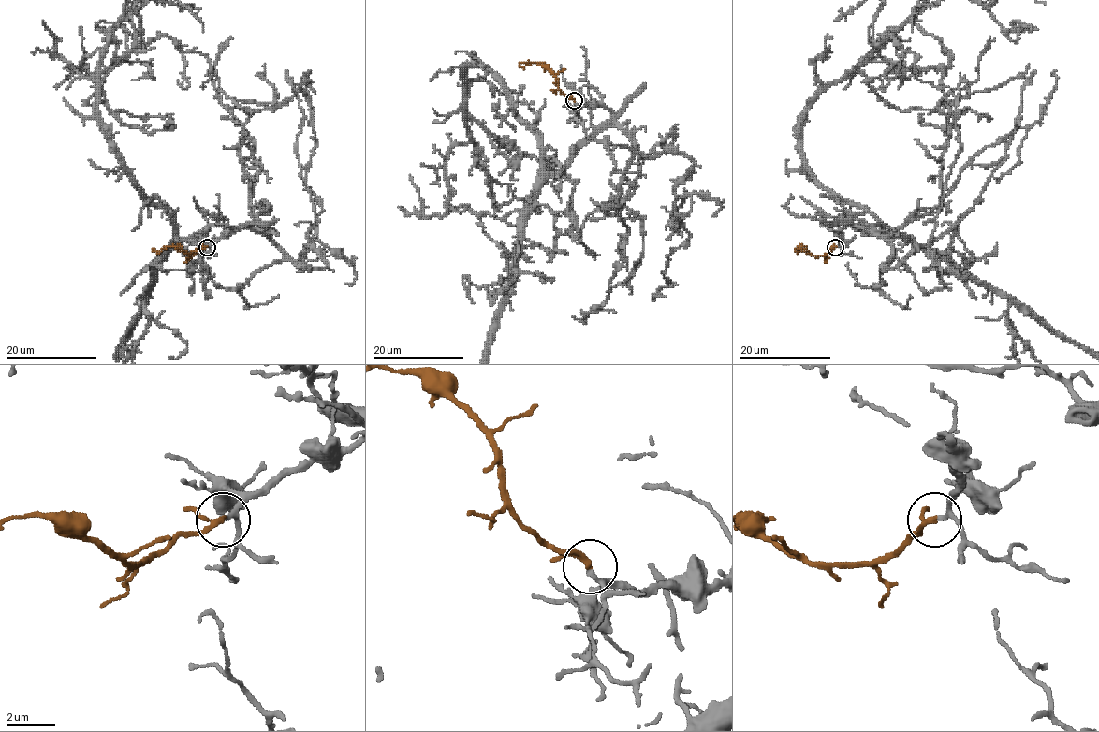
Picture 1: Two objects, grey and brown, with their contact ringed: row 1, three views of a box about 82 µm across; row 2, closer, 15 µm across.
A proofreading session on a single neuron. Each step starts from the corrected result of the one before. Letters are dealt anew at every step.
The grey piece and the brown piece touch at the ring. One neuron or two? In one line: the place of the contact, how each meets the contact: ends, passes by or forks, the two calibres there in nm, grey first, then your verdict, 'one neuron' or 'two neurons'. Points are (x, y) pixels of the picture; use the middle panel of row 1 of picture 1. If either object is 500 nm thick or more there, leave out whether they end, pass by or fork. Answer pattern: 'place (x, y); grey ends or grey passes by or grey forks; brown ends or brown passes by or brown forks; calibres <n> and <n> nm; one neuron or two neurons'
place (574, 100); grey passes by; brown passes by; calibres 150 and 170 nm; one neuron

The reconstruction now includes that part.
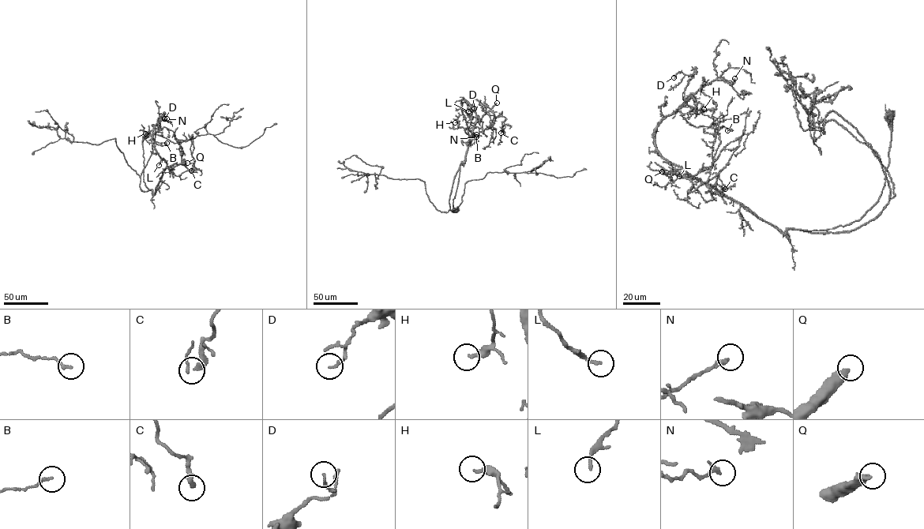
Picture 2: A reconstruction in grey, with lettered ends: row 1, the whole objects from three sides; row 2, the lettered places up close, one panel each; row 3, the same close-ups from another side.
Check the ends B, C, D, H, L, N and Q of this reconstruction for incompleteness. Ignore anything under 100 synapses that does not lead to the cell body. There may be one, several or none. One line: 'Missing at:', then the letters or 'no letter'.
Missing at: Q

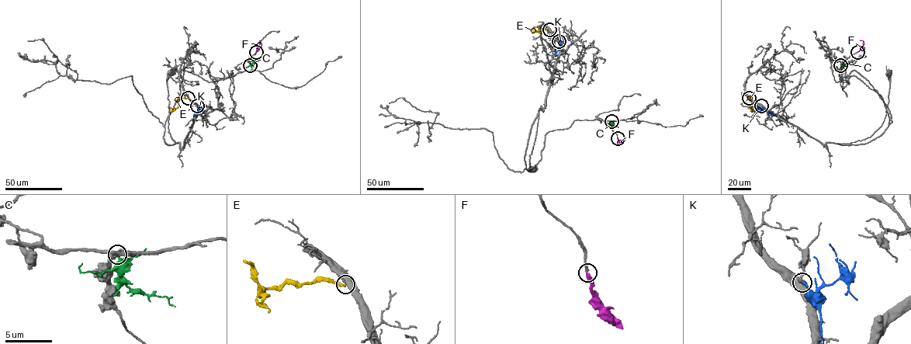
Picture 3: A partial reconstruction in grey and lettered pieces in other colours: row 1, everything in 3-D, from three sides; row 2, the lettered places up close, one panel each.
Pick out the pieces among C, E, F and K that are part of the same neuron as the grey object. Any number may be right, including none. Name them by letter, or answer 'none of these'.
F

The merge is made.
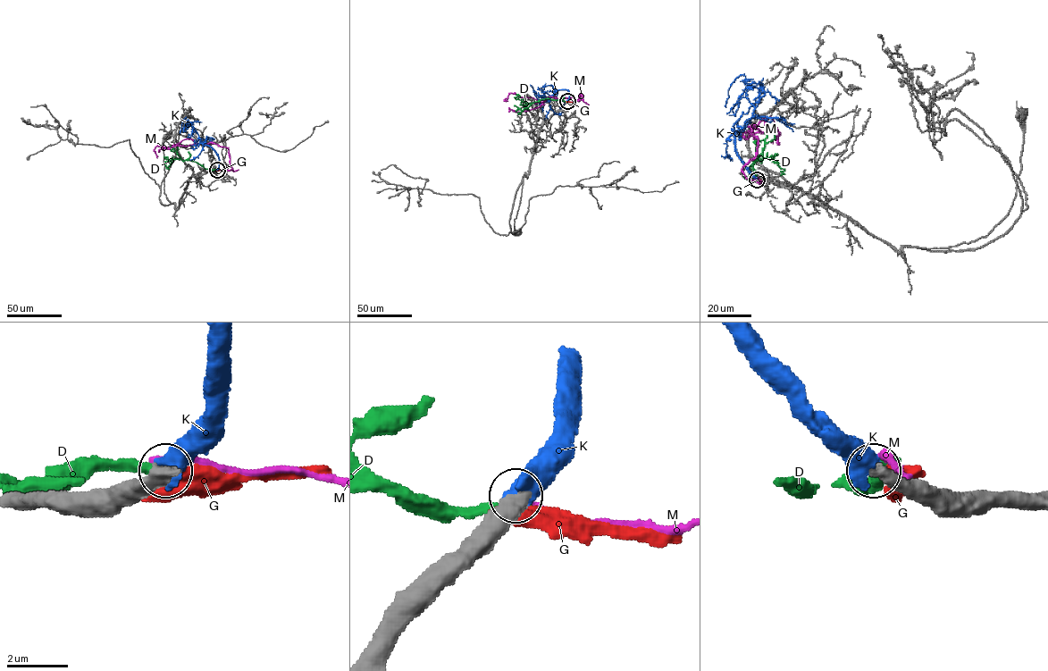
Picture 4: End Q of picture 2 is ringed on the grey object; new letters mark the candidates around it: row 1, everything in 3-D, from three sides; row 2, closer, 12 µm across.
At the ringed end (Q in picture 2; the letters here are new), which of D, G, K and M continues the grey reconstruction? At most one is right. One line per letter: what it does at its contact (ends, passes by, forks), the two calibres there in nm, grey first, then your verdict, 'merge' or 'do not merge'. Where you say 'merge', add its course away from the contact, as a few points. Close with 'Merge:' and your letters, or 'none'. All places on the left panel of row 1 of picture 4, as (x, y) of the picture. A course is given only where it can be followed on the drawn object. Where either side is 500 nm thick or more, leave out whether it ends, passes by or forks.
D: 600/460 nm | do not merge
G: 750/600 nm | do not merge
K: 600/650 nm | merge | via (217, 169), (216, 153), (202, 141), (186, 117), (180, 133)
M: 600/280 nm | do not merge
Merge: K

